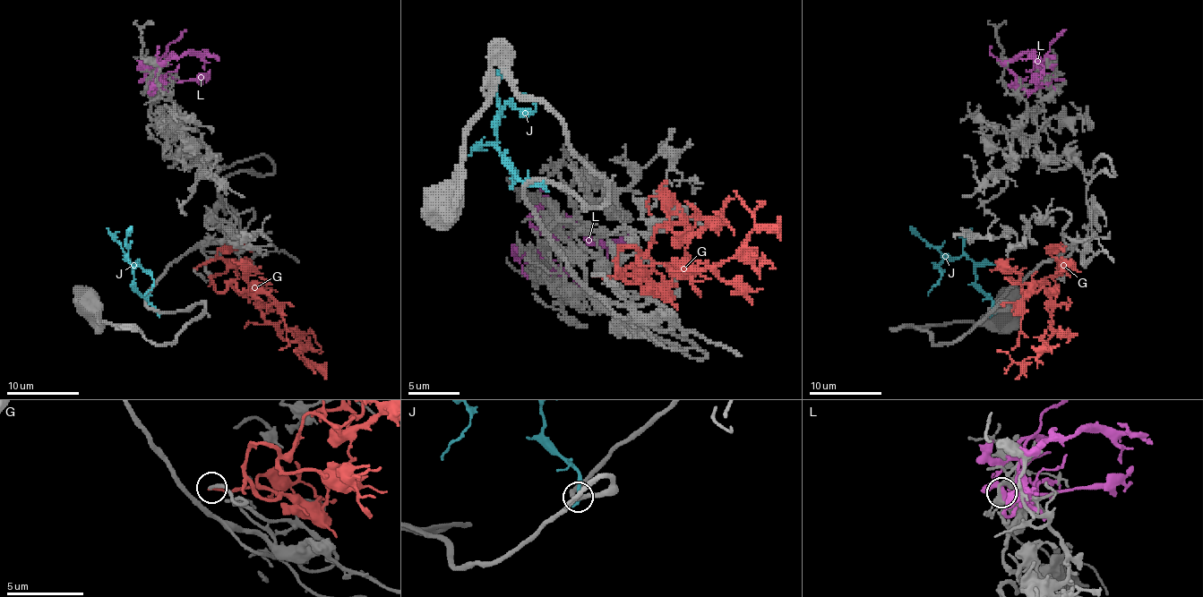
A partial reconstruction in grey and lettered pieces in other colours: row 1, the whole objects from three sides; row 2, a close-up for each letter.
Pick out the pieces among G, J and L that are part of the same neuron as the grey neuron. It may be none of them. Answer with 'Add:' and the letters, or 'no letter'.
Add: G

